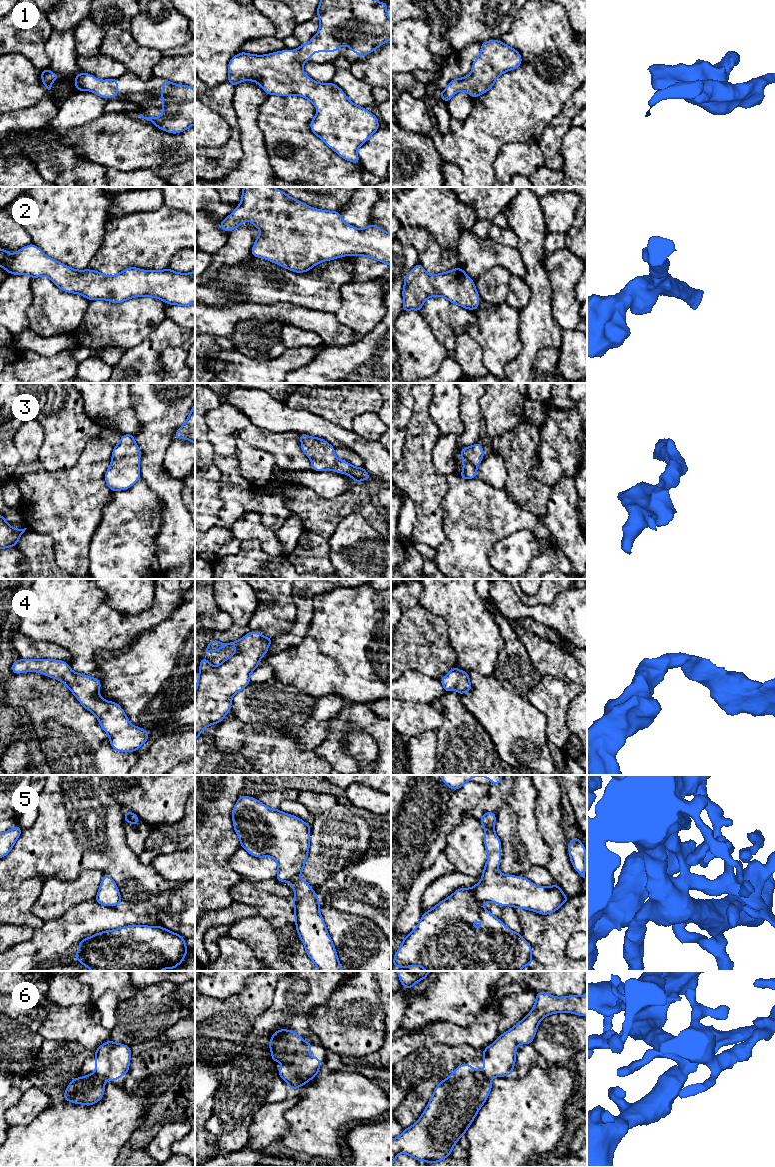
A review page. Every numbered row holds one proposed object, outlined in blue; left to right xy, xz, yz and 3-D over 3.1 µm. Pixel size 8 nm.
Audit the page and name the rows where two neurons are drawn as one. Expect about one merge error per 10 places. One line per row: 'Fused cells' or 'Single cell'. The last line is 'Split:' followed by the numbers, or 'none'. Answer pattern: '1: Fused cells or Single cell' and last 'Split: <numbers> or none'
1: Single cell
2: Single cell
3: Single cell
4: Single cell
5: Single cell
6: Single cell
Split: none

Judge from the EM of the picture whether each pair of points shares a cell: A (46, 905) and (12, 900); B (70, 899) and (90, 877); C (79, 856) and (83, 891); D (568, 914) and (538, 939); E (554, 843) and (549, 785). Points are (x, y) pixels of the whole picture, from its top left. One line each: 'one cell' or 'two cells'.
A: two cells
B: one cell
C: two cells
D: one cell
E: one cell

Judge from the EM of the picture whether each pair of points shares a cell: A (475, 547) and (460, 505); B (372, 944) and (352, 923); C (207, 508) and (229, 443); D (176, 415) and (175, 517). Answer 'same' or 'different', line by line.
A: same
B: same
C: different
D: same

